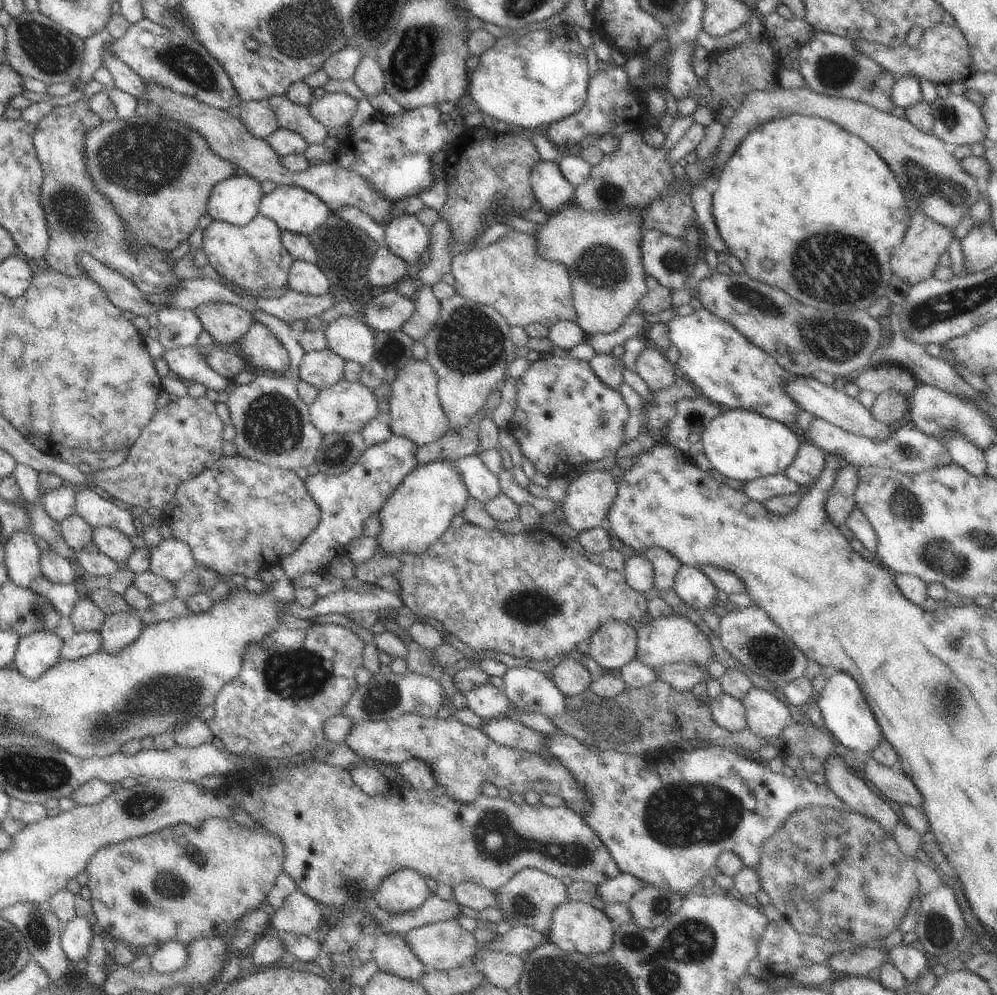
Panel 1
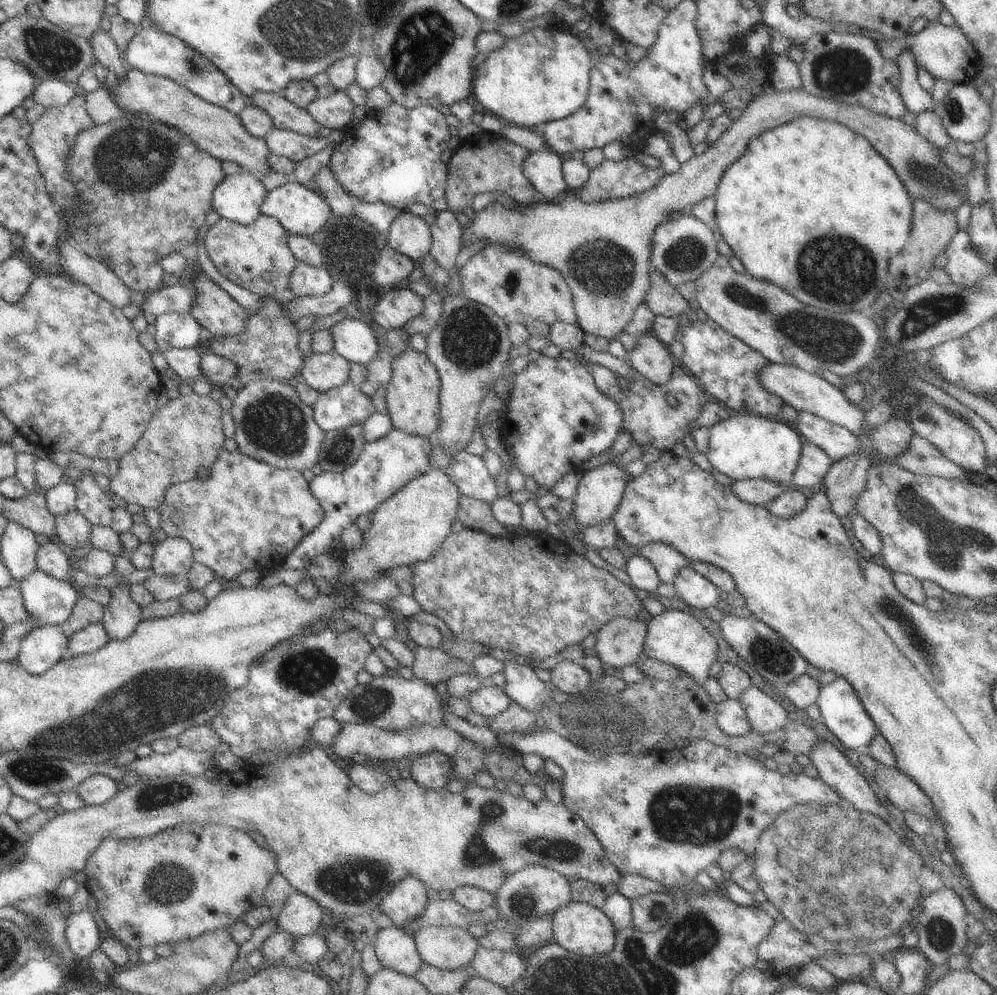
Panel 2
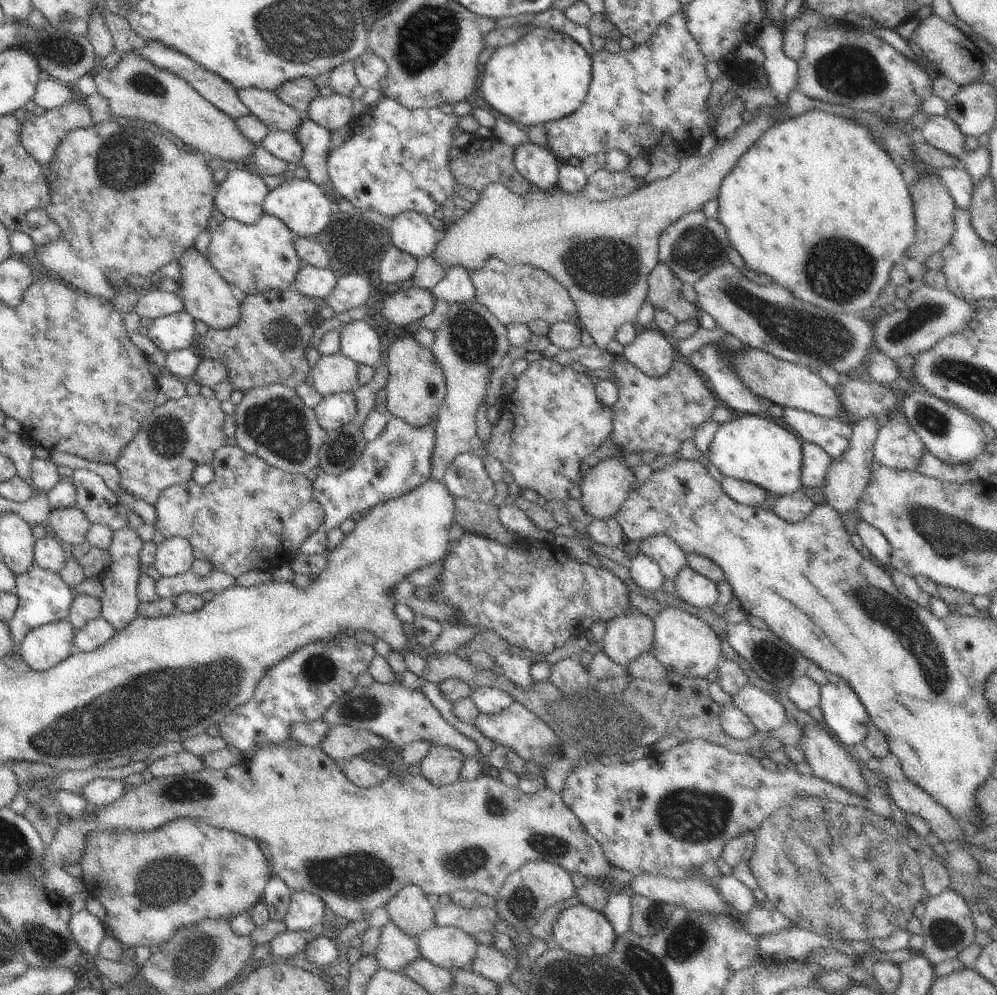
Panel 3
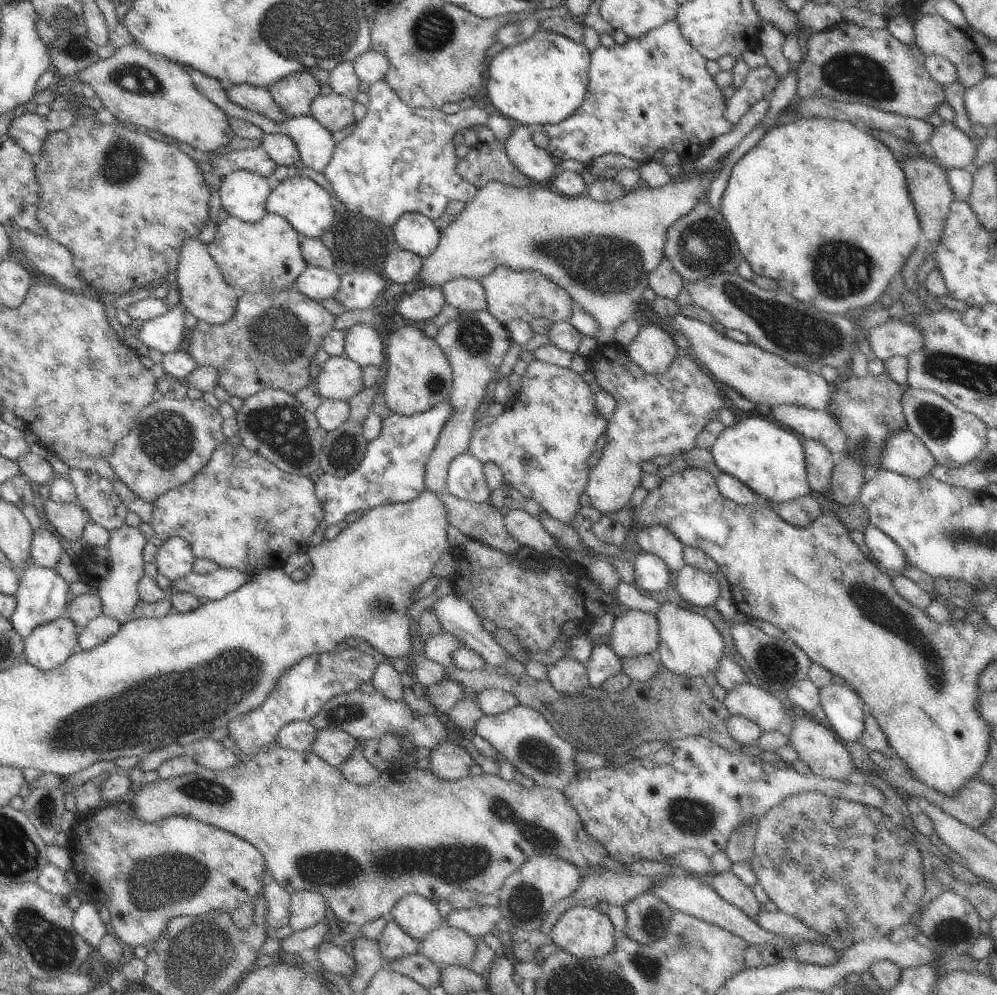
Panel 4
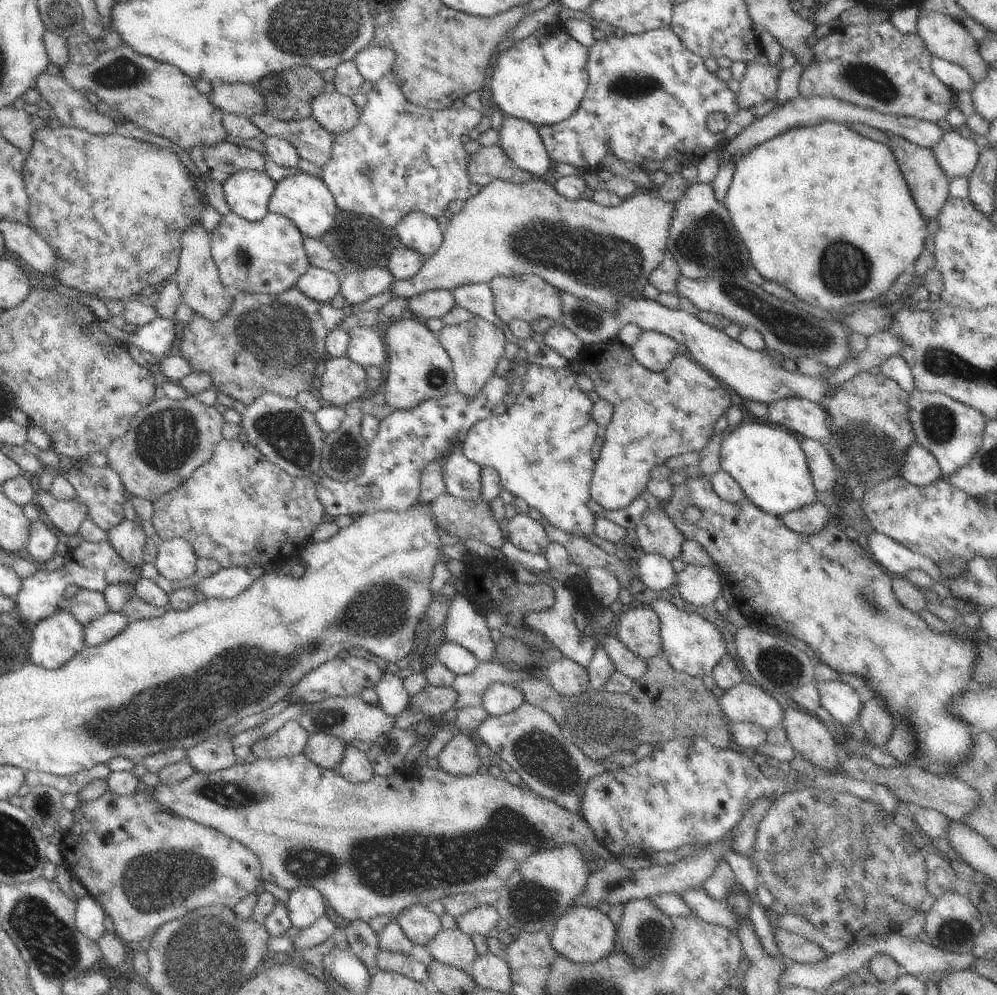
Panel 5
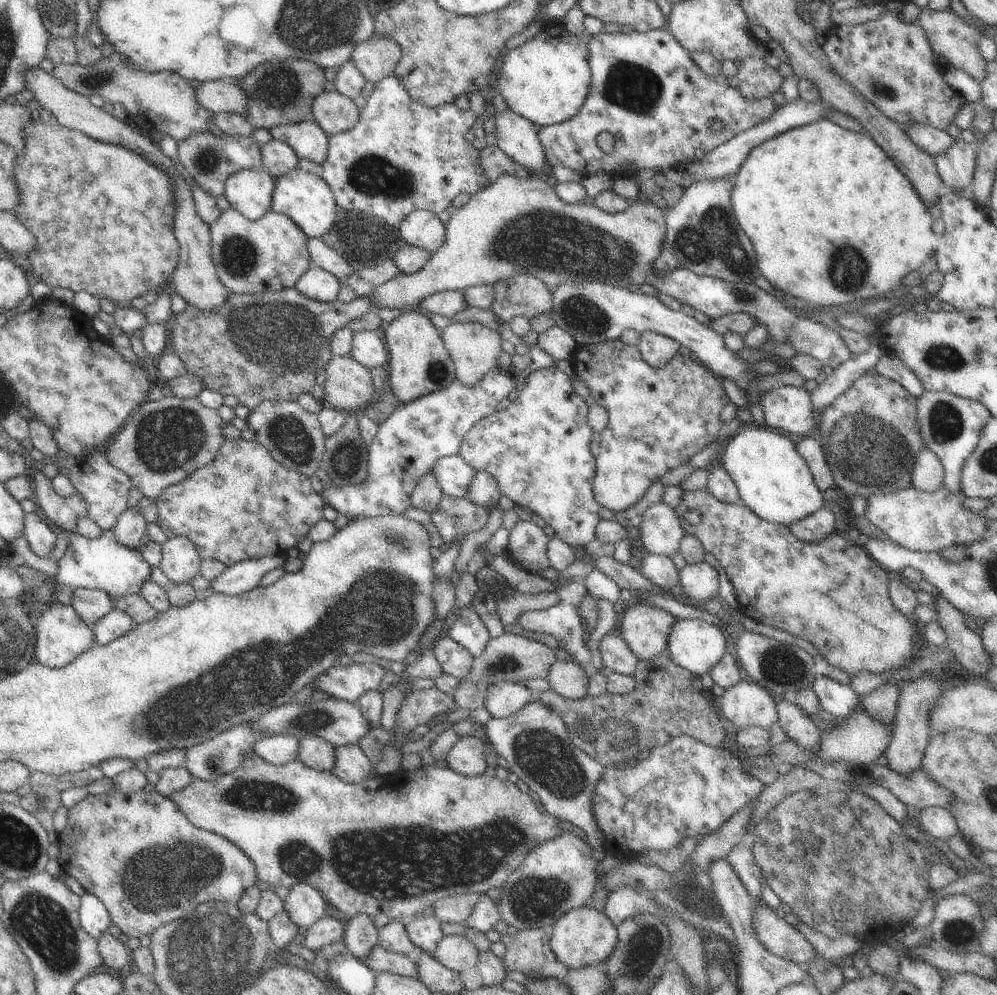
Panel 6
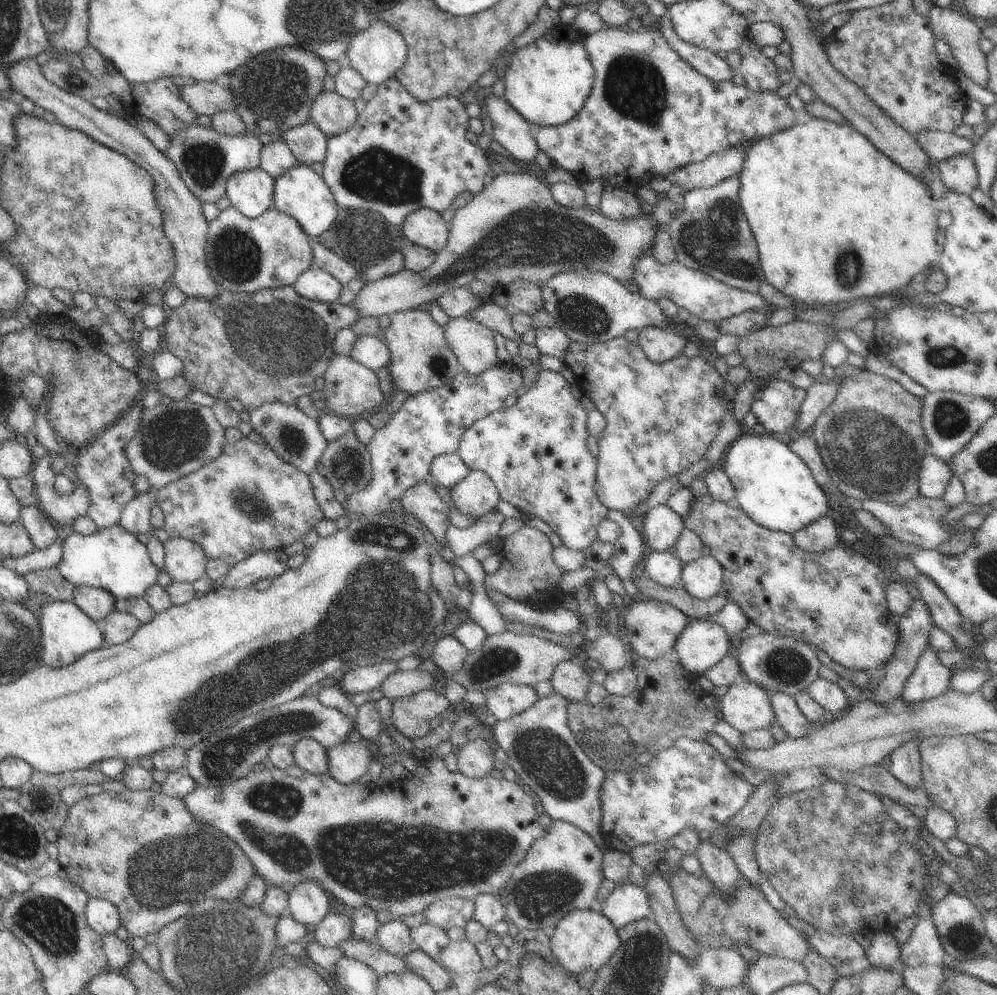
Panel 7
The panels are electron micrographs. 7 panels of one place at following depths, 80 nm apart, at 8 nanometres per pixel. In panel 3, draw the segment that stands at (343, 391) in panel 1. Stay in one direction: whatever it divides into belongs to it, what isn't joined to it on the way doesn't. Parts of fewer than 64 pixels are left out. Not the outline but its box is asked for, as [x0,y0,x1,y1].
[314,391,358,434]

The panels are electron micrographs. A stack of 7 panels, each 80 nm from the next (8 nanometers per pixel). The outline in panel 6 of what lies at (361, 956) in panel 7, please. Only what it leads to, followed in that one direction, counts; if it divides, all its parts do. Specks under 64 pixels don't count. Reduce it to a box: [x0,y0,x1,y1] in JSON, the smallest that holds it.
[364,945,419,979]

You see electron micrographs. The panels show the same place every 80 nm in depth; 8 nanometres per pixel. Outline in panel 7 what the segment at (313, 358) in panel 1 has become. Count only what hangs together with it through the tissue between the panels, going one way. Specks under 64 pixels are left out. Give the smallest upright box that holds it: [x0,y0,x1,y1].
[323,355,387,422]

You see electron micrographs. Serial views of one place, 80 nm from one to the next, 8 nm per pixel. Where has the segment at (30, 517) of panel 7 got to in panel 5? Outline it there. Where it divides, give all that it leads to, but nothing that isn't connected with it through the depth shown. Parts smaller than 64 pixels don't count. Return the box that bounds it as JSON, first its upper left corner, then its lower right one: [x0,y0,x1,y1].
[26,520,58,564]

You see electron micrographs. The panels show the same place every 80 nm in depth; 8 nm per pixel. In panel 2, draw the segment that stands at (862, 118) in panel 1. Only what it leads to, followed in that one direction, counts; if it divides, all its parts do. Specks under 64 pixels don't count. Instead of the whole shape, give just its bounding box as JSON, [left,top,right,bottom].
[461,89,968,341]

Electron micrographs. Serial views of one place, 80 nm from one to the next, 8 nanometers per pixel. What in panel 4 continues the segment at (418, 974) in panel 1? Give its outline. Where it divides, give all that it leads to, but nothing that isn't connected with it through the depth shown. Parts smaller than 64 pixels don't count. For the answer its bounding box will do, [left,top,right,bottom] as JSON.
[379,919,420,964]

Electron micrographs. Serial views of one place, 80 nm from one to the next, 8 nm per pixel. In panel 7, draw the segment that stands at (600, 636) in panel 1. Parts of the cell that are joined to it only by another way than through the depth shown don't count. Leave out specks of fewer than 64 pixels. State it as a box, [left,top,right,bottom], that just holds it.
[624,599,692,659]

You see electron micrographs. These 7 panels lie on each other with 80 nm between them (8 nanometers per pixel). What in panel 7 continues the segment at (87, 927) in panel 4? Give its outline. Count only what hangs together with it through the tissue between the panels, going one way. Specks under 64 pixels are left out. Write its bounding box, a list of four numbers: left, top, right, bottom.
[85,898,121,936]

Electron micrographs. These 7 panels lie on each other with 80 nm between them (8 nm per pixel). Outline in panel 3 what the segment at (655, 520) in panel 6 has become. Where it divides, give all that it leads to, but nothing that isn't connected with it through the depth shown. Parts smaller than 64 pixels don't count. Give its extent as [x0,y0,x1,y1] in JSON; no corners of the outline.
[638,536,687,580]

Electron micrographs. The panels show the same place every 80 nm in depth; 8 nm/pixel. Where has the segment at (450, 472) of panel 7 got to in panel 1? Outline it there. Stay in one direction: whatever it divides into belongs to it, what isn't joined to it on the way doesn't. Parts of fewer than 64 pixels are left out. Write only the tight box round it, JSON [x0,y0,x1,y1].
[456,455,501,503]

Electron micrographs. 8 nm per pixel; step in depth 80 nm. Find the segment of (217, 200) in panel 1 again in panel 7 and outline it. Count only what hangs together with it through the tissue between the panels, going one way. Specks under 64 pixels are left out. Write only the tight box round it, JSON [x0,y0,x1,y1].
[225,167,275,219]

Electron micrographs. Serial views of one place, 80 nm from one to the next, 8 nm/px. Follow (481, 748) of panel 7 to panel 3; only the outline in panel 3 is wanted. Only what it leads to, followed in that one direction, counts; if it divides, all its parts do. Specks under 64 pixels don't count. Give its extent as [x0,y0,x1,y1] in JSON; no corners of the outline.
[420,745,465,786]

